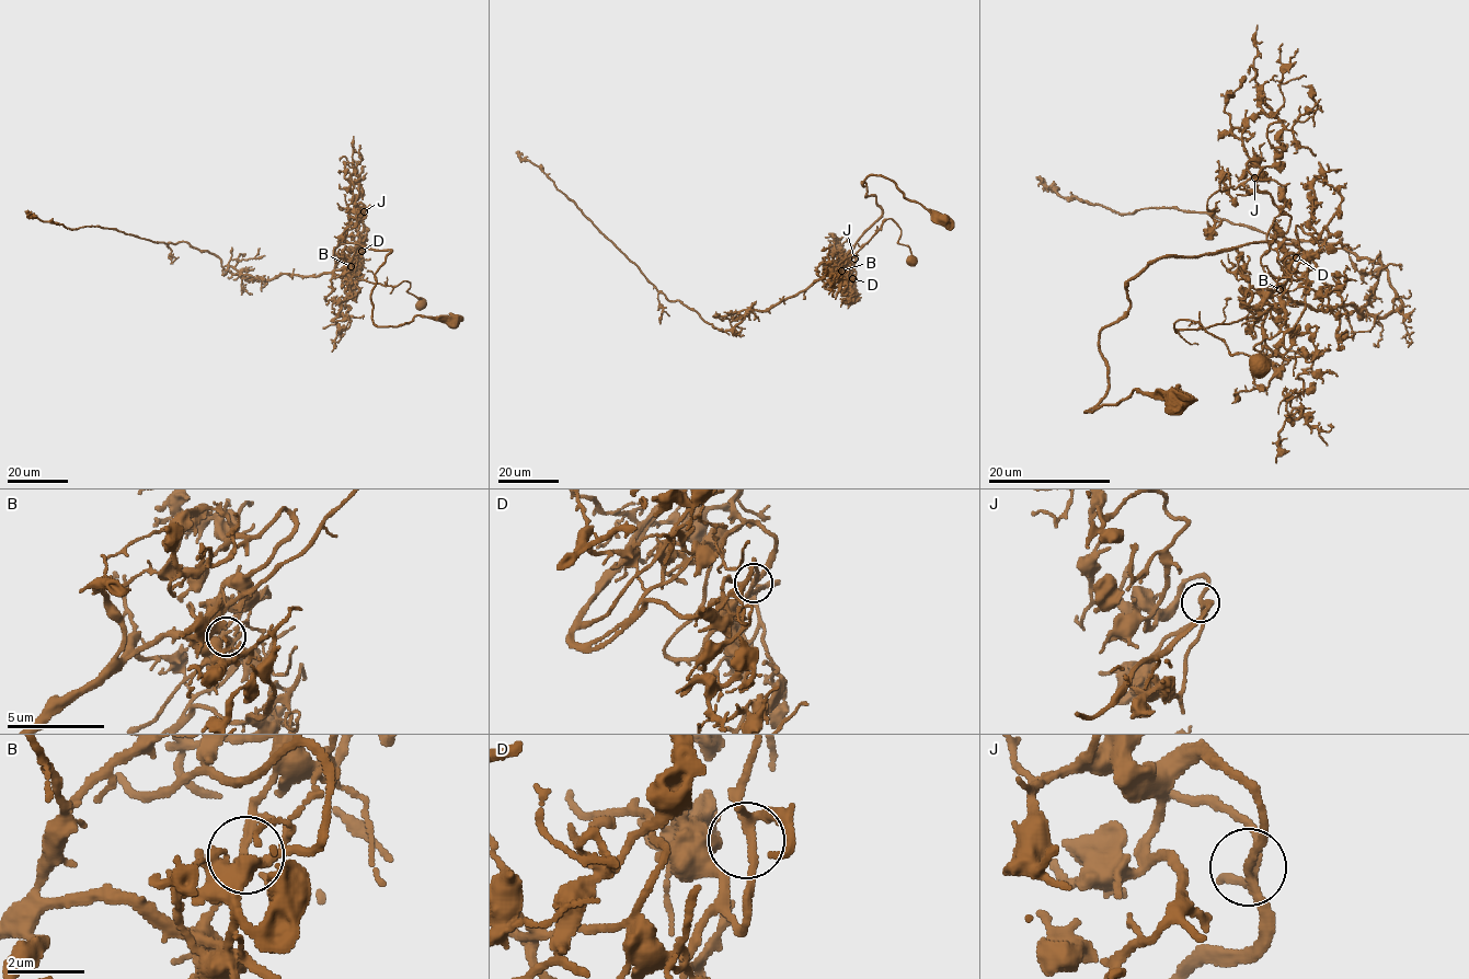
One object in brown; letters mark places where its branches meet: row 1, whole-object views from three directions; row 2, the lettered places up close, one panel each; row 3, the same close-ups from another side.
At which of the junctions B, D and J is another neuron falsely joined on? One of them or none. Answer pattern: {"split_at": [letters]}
{"split_at": ["B"]}

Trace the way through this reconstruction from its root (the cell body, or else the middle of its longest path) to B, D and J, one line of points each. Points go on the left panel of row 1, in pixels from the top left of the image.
B: (452, 320), (416, 315), (377, 326), (375, 273), (391, 251), (347, 235), (357, 235), (362, 251), (351, 266)
D: (452, 320), (416, 315), (377, 326), (375, 273), (391, 251), (344, 239), (357, 235), (362, 251)
J: (452, 320), (416, 315), (397, 326), (374, 323), (375, 273), (391, 251), (344, 239), (365, 217), (364, 211)

